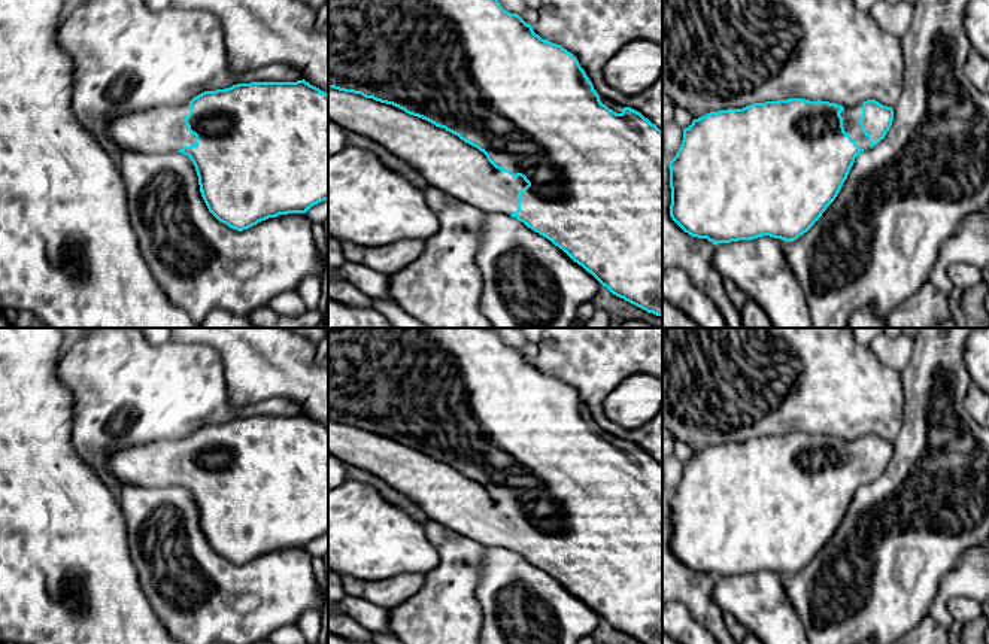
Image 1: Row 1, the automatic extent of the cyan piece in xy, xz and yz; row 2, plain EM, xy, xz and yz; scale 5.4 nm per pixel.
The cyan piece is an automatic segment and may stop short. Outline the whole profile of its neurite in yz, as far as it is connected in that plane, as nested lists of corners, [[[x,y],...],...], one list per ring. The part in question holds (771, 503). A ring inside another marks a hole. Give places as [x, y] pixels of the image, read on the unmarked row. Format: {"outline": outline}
{"outline": [[[788,432],[710,446],[683,464],[683,474],[670,495],[671,553],[689,569],[713,578],[770,569],[794,575],[807,566],[838,529],[855,492],[885,473],[894,443],[867,434],[844,443],[829,435]]]}

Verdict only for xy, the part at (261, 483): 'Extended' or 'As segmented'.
Extended

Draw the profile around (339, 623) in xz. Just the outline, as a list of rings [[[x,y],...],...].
[[[328,611],[328,631],[352,641],[371,641],[371,632],[362,628],[348,614],[339,611]]]

